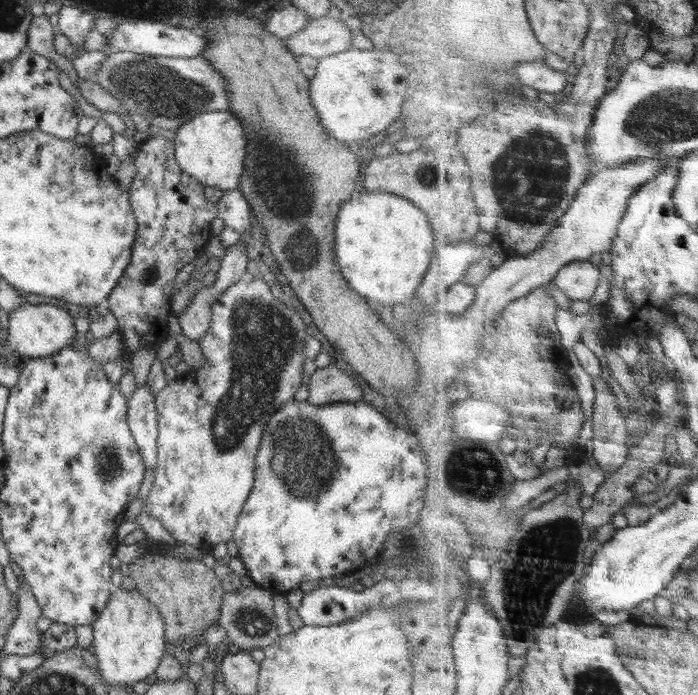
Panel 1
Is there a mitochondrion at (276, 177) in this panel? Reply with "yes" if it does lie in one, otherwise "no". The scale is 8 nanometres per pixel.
yes

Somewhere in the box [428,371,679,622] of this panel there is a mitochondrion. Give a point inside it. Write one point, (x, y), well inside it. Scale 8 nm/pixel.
(474, 473)

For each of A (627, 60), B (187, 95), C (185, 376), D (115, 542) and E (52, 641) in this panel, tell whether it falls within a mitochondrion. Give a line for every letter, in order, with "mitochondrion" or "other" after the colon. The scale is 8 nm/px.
A: other
B: mitochondrion
C: other
D: other
E: other

